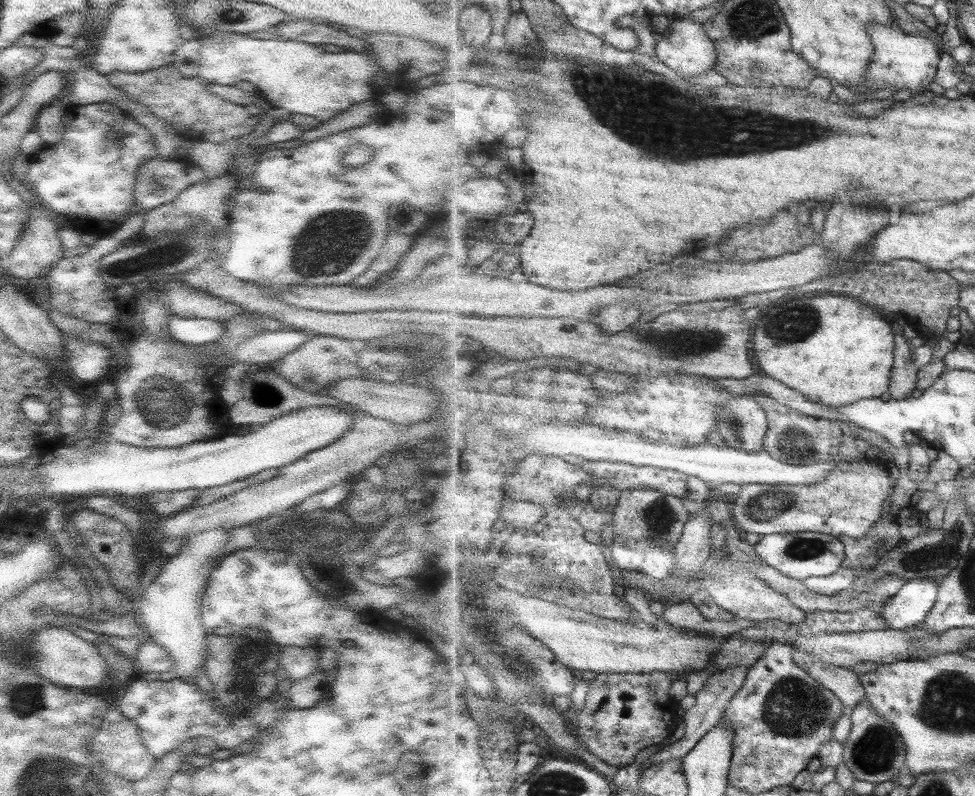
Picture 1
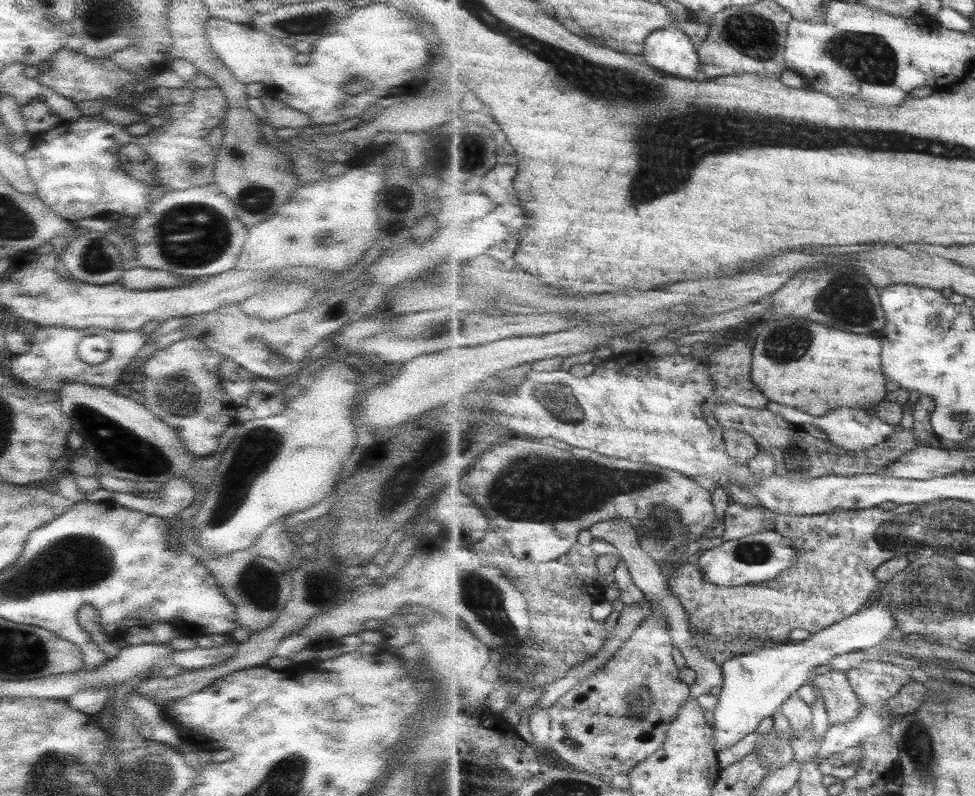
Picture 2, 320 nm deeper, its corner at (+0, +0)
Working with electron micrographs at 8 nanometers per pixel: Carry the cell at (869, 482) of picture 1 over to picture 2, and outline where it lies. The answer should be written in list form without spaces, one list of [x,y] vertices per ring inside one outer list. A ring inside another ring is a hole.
[[[730,501],[723,517],[725,531],[723,540],[739,540],[776,527],[777,512],[767,508],[747,508]]]

